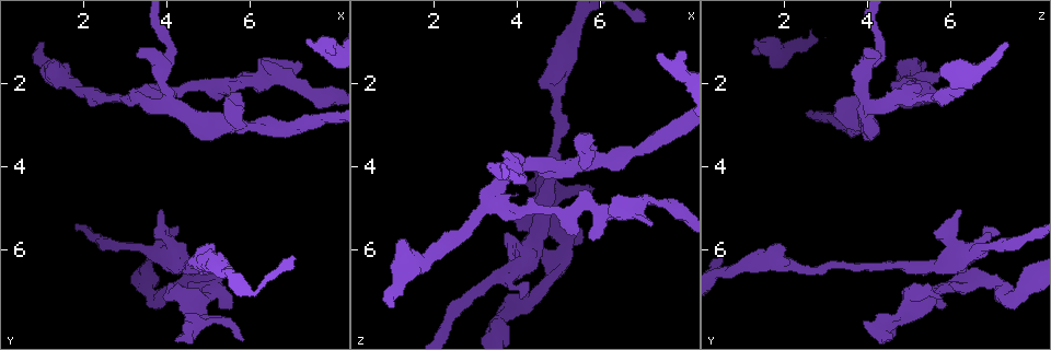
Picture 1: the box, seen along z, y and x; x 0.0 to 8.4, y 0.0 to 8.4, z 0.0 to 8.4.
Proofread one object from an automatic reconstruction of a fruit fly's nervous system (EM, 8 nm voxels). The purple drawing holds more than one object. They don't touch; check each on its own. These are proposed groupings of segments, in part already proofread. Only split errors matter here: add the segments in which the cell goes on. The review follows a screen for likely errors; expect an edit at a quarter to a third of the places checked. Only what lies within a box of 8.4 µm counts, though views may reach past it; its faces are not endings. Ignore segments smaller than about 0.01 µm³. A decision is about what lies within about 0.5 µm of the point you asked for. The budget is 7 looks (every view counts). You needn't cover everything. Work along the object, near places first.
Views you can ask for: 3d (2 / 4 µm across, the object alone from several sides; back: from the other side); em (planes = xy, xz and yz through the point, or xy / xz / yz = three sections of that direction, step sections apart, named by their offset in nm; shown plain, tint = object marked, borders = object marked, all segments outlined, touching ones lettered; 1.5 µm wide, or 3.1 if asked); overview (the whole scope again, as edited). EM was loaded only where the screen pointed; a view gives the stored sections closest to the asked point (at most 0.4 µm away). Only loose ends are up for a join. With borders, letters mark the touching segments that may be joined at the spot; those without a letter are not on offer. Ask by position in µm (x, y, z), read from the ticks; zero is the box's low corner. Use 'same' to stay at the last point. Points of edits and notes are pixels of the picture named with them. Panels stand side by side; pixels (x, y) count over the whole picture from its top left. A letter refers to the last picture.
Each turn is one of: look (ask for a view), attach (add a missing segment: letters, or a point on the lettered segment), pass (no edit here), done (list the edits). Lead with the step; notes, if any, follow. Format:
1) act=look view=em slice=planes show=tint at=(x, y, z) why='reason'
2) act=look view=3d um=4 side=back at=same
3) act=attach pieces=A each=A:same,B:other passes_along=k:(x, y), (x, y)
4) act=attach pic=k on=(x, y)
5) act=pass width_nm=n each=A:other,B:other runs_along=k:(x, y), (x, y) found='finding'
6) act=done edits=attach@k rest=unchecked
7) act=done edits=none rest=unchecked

act=look view=em slice=xz step=8 show=borders at=(3.65, 5.60, 5.60) why='free end'

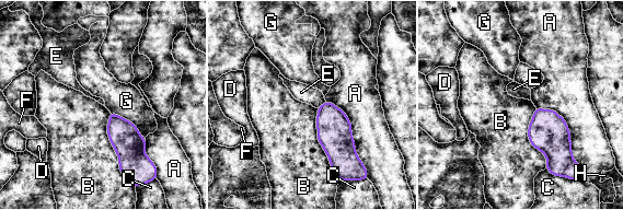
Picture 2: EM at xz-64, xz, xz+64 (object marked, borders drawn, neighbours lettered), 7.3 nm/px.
act=look view=em slice=planes show=borders at=same

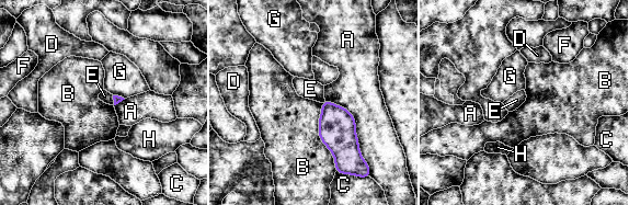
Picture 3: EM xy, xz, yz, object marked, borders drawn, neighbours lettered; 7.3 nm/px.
act=pass each=A:other,B:other,C:other,D:other,E:other,F:other,G:other,H:other found='none of them fits'

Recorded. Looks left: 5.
act=look view=em slice=planes show=borders at=(4.40, 7.85, 3.95)

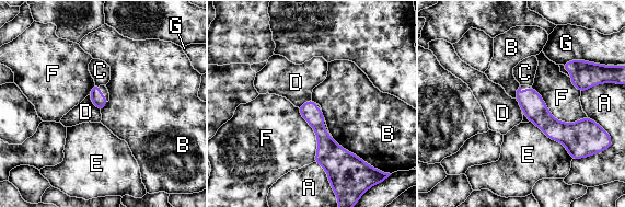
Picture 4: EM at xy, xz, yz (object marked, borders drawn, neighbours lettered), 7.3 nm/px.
act=pass width_nm=100 each=A:other,B:other,C:other,D:other,E:other,F:other,G:other found='none of them fits'

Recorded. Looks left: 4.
act=look view=em slice=planes show=borders at=(5.55, 7.35, 5.85)

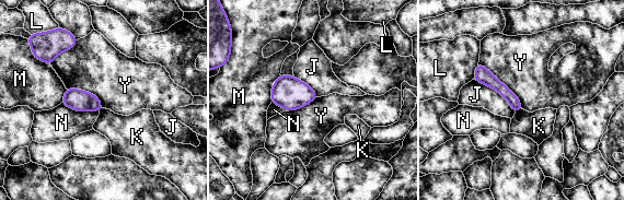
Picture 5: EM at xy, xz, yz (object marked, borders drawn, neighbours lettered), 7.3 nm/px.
act=pass longest_contact=Y:480nm each=J:other,K:other,L:other,M:other,N:other,Y:other border=5:(478, 62), (519, 100), (523, 108) found='no lettered segment goes on from it'

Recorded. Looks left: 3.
act=done edits=none rest=unchecked

